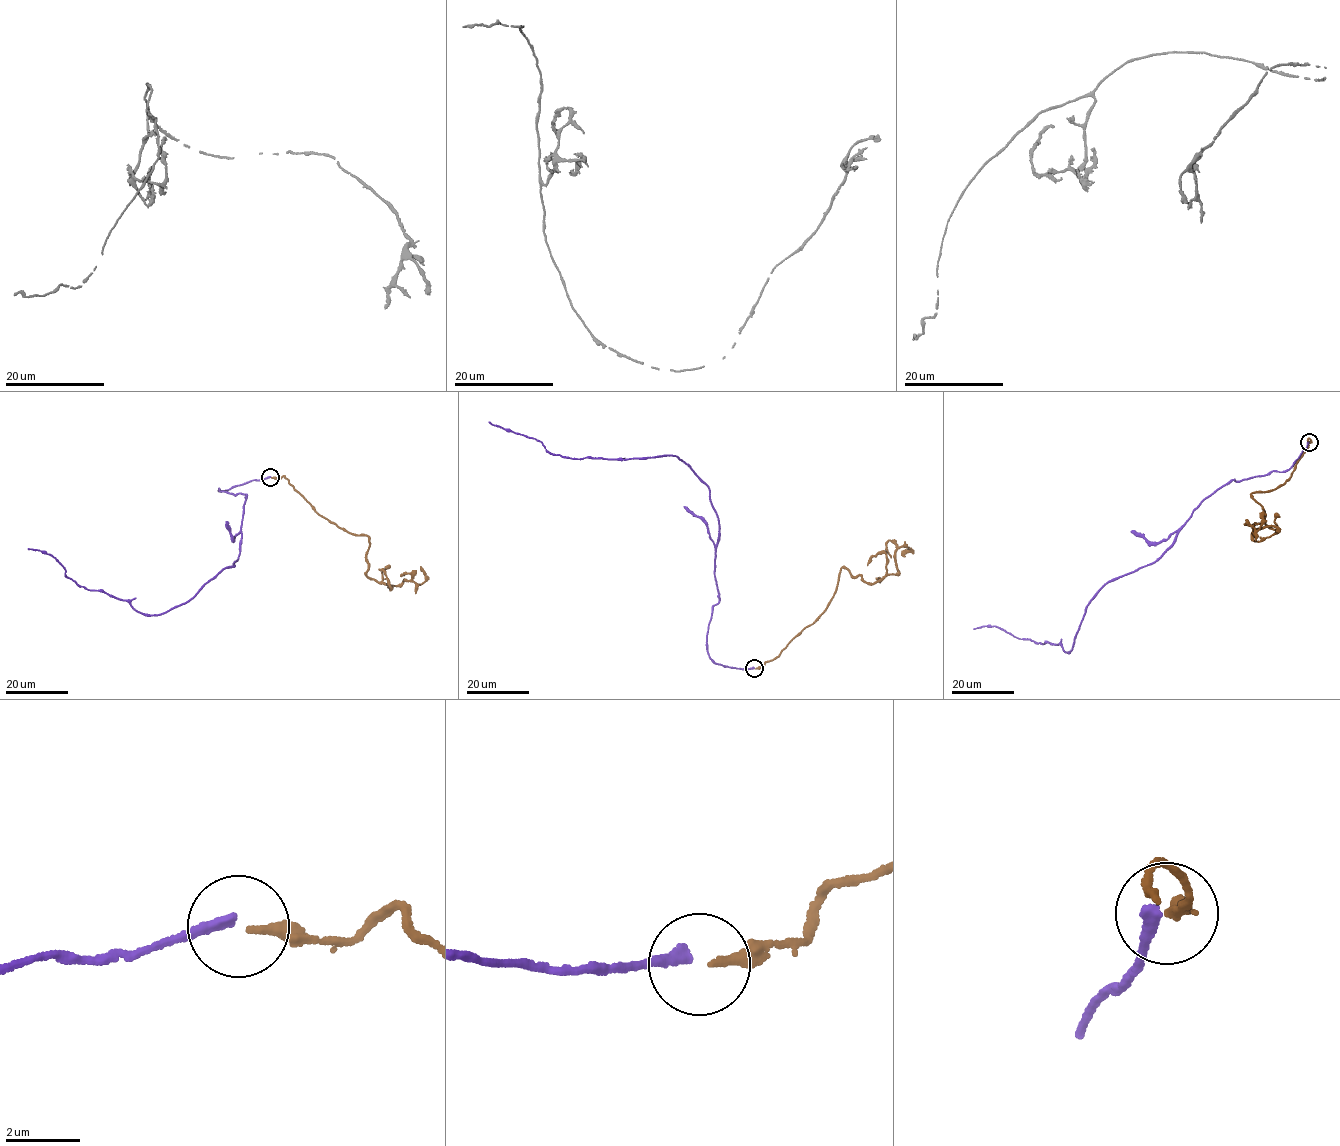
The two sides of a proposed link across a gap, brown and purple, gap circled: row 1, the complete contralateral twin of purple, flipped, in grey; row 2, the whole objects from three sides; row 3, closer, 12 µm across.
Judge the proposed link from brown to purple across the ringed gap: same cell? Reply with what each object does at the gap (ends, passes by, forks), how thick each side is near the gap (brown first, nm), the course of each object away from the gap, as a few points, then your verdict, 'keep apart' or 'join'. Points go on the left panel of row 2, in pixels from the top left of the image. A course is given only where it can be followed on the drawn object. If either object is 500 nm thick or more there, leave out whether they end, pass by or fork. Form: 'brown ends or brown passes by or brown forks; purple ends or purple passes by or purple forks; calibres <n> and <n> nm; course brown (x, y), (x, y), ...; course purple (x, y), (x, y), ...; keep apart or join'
brown ends; purple ends; calibres 240 and 320 nm; course brown (271, 477), (285, 477), (315, 511), (368, 536), (368, 578), (421, 584), (420, 566); course purple (270, 477), (219, 488), (246, 494), (234, 566), (157, 615), (77, 585), (54, 557), (28, 548); keep apart

